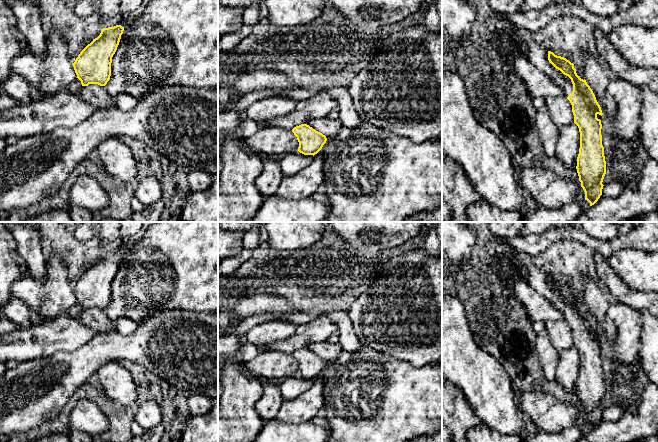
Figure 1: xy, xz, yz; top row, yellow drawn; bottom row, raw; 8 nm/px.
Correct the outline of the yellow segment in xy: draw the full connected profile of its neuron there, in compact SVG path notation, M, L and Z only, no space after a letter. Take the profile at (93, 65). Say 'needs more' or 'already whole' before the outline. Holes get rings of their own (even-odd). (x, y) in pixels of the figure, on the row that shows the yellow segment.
needs more; M121 25L103 28L100 35L80 52L72 64L77 79L68 86L73 96L78 97L82 86L107 84L111 76L112 57L123 31L124 27Z

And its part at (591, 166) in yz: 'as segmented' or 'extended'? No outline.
extended

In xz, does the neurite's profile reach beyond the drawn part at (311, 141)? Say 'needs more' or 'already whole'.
already whole

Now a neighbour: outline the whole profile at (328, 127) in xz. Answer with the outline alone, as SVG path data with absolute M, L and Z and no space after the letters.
M328 117L308 120L307 125L326 136L327 140L337 136L342 124Z

